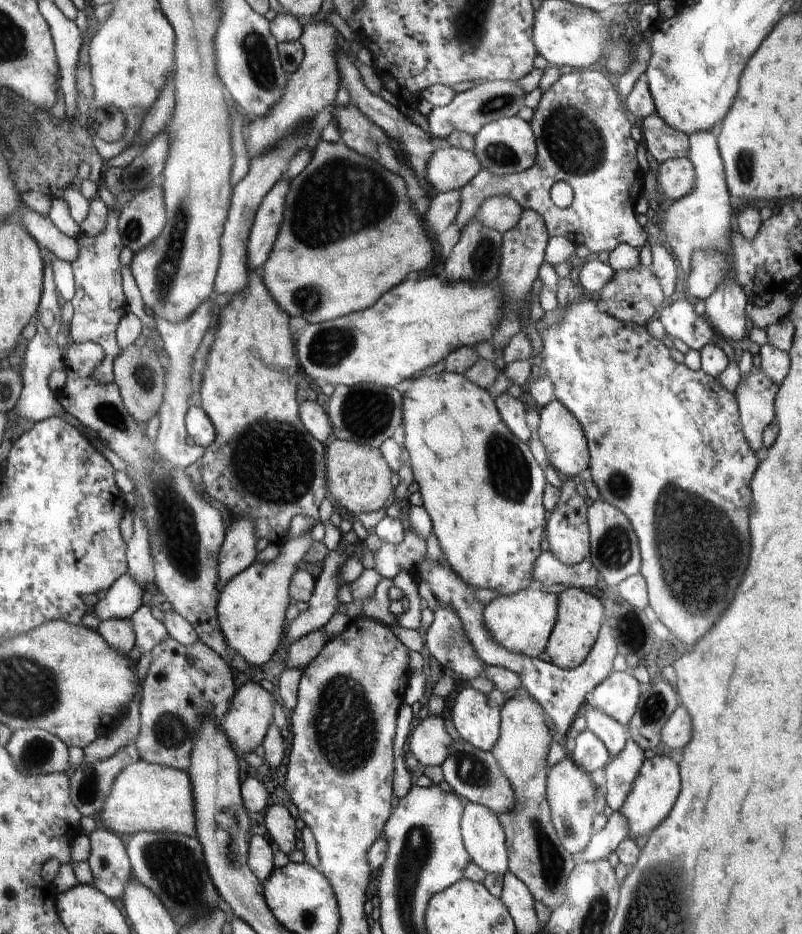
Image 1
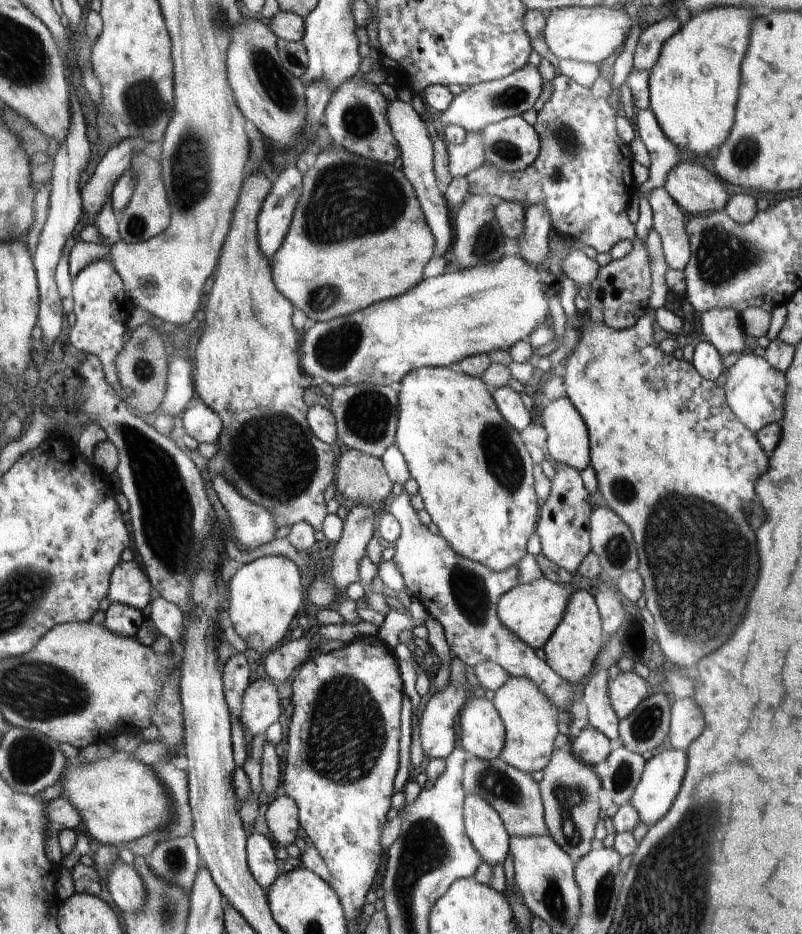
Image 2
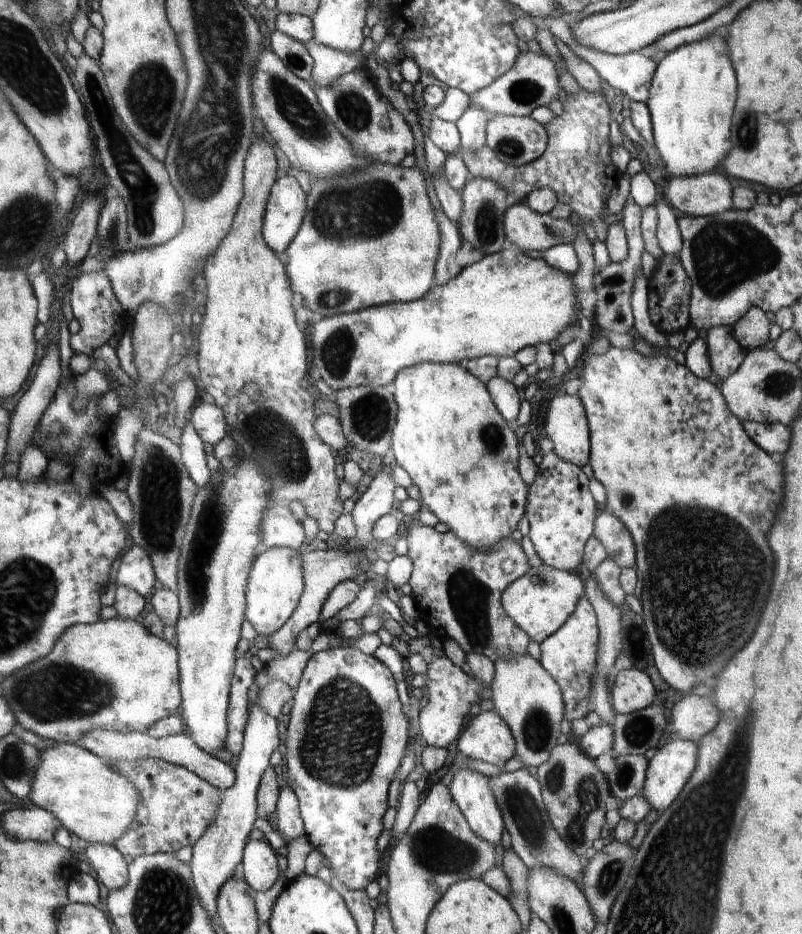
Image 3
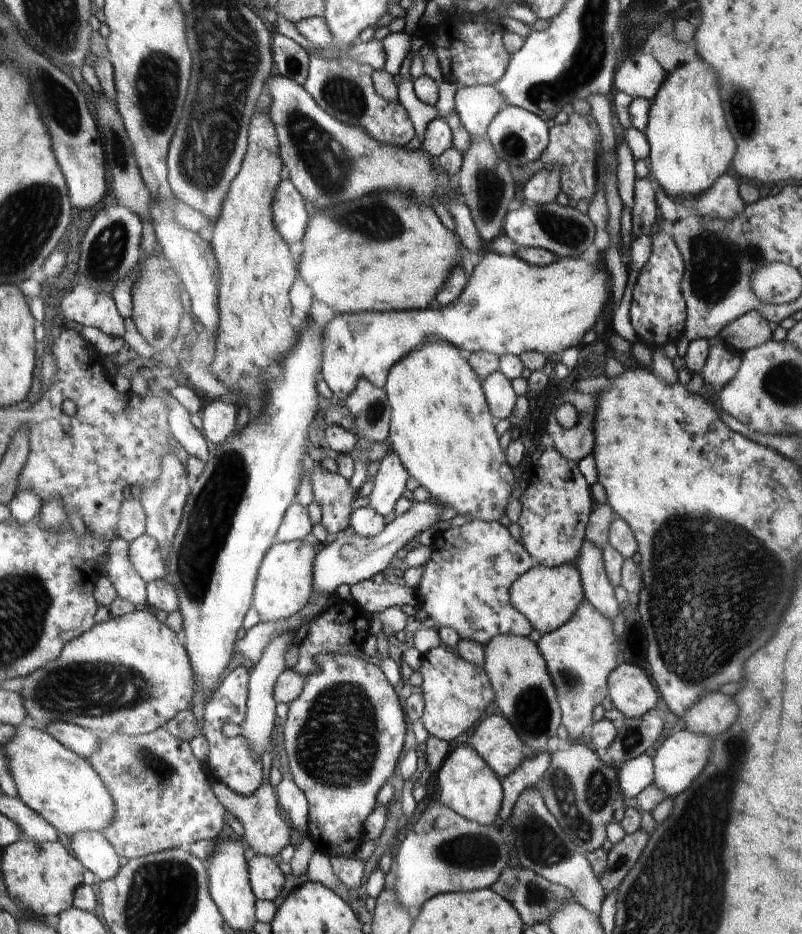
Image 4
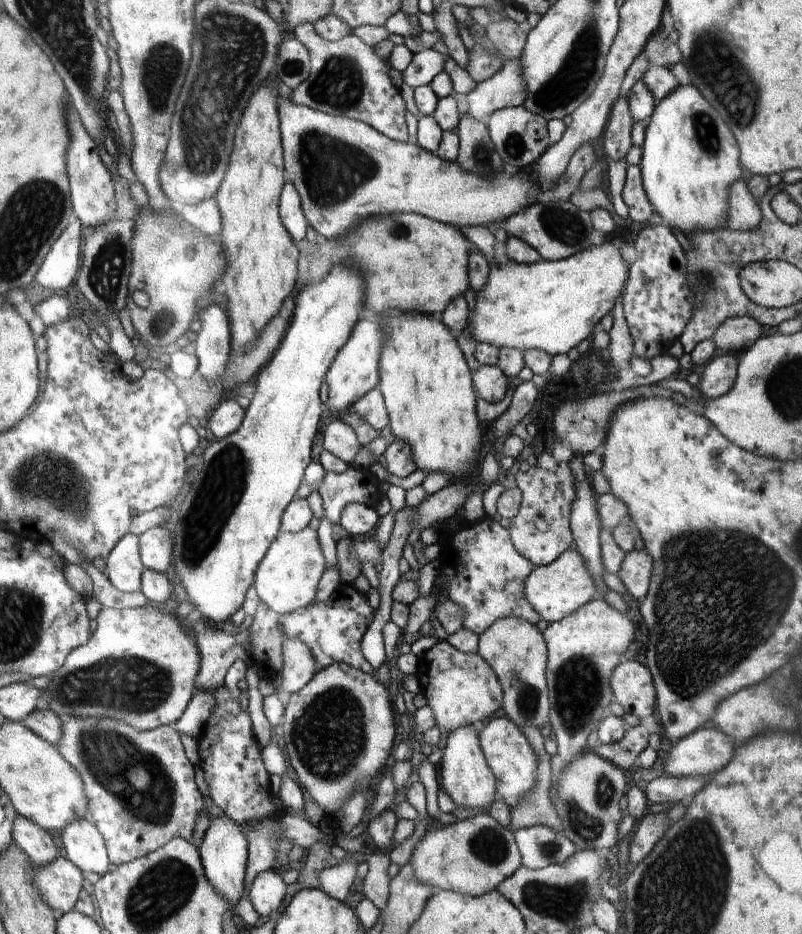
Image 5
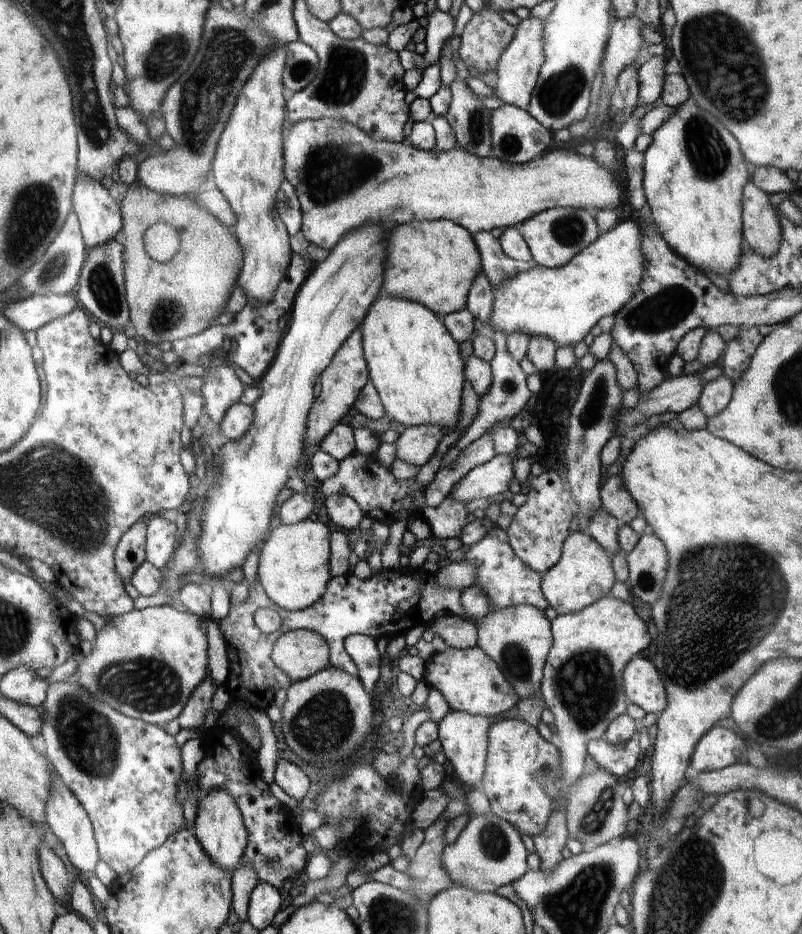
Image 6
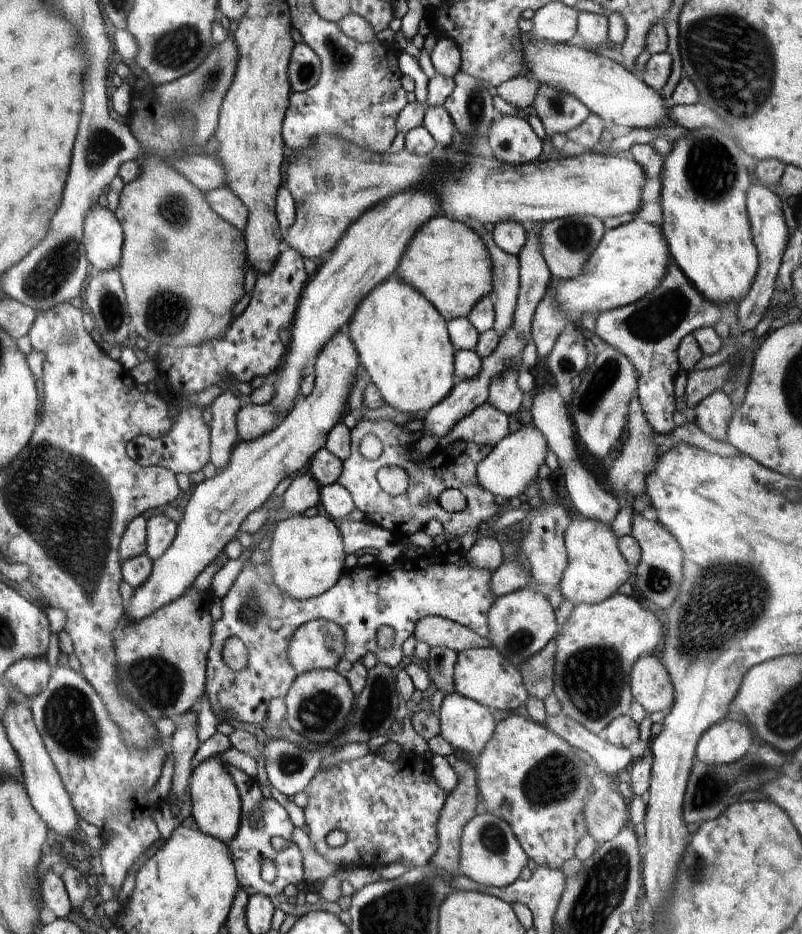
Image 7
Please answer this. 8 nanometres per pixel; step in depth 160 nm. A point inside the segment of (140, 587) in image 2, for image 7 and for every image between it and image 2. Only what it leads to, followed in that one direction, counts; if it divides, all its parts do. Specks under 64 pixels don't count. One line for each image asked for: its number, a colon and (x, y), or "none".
3: (136, 571)
4: (145, 554)
5: (156, 544)
6: (161, 542)
7: (161, 530)

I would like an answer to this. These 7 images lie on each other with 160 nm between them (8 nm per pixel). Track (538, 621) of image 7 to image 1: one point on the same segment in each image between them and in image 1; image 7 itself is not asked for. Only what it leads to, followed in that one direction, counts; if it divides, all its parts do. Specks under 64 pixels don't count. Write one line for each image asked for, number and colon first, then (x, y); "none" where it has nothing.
1: (537, 857)
2: (531, 721)
3: (525, 696)
4: (524, 692)
5: (515, 648)
6: (519, 638)

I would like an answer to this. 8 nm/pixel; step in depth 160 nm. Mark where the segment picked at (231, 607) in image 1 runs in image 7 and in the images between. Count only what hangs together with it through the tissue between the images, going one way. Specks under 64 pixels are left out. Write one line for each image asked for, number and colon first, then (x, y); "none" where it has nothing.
2: (265, 594)
3: (276, 583)
4: (286, 582)
5: (288, 579)
6: (293, 569)
7: (306, 556)

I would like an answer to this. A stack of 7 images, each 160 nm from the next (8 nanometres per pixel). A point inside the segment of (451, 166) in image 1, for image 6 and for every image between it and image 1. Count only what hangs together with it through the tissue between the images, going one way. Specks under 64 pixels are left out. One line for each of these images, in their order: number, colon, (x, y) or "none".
2: (468, 156)
3: (471, 125)
4: (476, 105)
5: (507, 89)
6: (520, 64)

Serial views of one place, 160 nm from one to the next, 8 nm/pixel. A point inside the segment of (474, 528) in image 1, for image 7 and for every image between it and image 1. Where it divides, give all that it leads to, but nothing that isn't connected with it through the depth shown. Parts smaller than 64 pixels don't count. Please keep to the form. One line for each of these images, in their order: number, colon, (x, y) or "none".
2: (475, 476)
3: (459, 451)
4: (440, 426)
5: (425, 383)
6: (414, 362)
7: (402, 339)

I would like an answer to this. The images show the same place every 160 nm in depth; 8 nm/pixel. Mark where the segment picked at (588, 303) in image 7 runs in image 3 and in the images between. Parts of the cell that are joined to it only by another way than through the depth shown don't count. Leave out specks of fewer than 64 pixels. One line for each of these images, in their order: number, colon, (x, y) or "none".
3: (507, 301)
4: (509, 307)
5: (552, 306)
6: (564, 303)

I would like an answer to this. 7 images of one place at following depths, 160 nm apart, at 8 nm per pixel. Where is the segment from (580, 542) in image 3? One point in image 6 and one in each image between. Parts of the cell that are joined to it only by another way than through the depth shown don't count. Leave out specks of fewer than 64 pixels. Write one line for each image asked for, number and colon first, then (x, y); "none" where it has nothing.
4: (555, 502)
5: (541, 532)
6: (541, 525)

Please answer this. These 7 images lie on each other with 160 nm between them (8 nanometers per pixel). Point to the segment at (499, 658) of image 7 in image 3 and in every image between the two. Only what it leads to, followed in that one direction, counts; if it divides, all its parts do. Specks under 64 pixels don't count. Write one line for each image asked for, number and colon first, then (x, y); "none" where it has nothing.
3: (452, 692)
4: (456, 692)
5: (461, 688)
6: (471, 682)

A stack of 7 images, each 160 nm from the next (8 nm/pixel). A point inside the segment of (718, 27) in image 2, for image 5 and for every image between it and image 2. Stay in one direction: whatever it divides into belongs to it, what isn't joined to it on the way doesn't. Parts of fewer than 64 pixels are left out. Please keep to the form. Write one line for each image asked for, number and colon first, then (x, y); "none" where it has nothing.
3: (692, 94)
4: (690, 147)
5: (690, 159)

